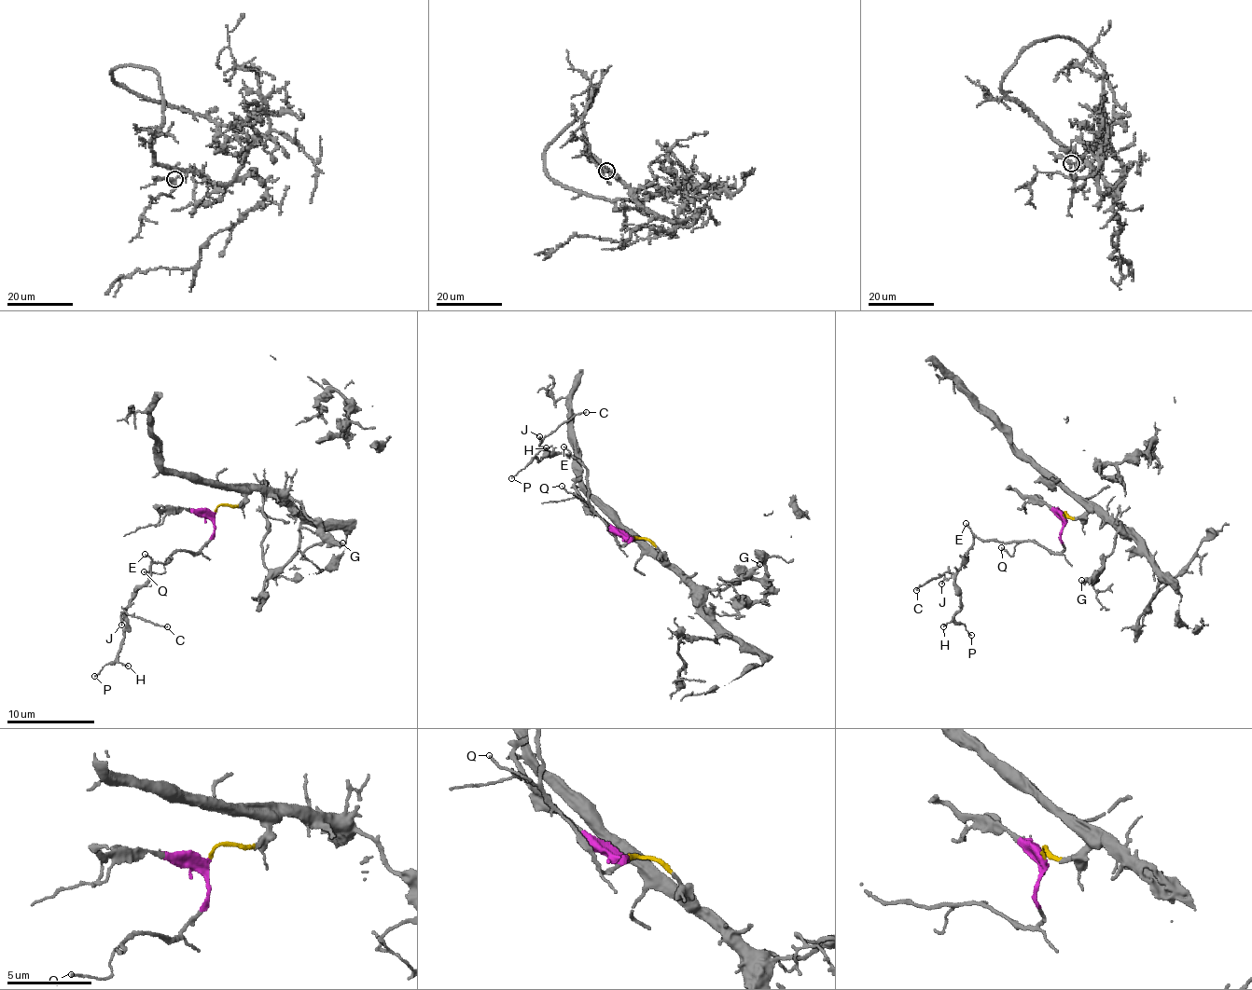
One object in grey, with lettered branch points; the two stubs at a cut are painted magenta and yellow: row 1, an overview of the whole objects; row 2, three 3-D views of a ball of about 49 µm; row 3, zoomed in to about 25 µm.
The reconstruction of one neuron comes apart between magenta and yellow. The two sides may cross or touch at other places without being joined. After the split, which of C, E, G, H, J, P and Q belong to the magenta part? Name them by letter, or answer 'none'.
C, E, H, J, P, Q

